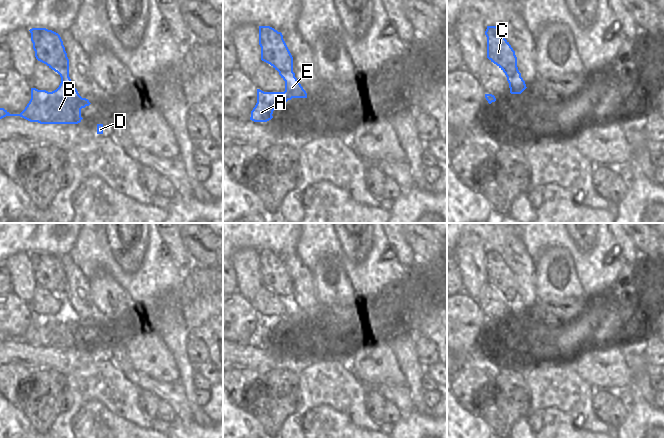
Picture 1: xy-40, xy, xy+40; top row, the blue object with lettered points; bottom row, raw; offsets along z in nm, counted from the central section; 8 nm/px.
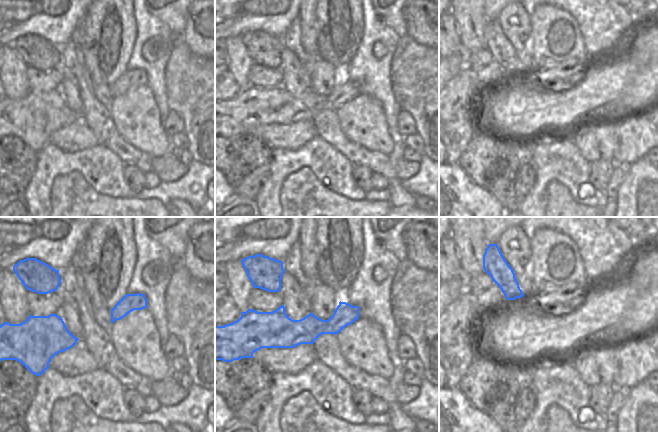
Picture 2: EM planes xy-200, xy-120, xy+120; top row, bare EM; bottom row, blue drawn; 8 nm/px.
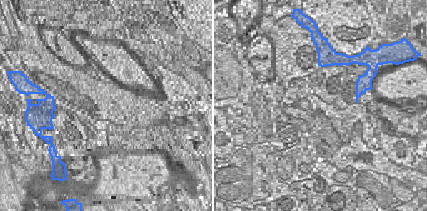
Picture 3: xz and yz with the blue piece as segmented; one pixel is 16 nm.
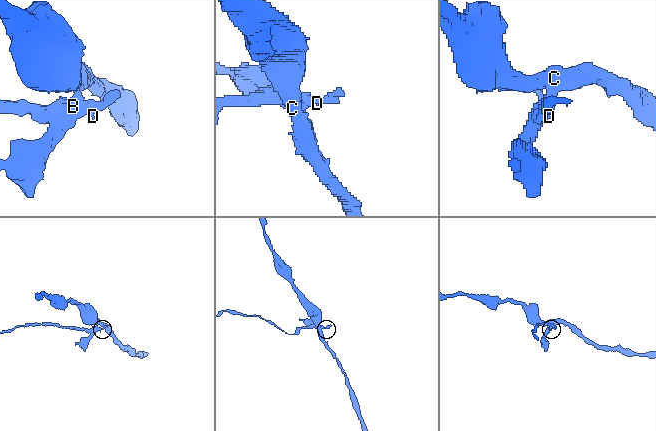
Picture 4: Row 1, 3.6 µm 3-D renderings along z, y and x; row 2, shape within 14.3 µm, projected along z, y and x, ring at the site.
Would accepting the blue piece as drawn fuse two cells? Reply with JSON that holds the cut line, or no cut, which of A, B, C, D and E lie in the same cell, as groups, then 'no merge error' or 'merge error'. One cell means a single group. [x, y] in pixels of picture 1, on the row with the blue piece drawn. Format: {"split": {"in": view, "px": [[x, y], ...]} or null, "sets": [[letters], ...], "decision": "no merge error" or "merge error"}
{"split": {"in": "xy", "px": [[279, 71], [292, 72]]}, "sets": [["A", "B", "D", "E"], ["C"]], "decision": "merge error"}

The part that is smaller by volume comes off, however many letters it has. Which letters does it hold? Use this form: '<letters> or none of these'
A, B, D, E.

